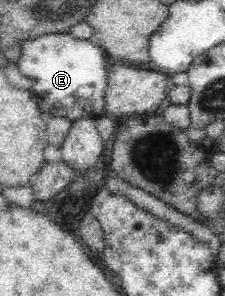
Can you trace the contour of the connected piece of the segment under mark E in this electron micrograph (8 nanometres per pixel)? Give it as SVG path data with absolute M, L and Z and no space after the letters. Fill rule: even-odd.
M48 33L22 43L20 50L21 59L17 67L23 77L33 81L33 92L38 108L44 116L63 116L67 119L97 118L108 115L105 105L105 94L108 86L105 53L97 43L89 43L67 33Z

